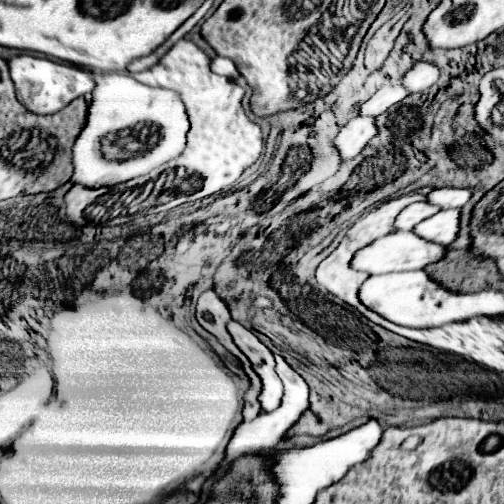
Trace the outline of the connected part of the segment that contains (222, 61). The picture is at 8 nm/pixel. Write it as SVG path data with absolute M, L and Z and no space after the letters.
M218 56L214 58L212 62L212 70L226 76L226 78L238 78L238 70L236 70L236 64L230 60L230 58L224 58L224 56Z

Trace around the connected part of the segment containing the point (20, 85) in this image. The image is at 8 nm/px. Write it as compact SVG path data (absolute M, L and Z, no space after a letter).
M16 56L8 60L8 64L10 64L12 80L16 84L18 100L36 114L54 114L66 108L66 104L70 104L78 96L90 94L94 90L94 78L90 76L90 72L80 70L72 64L62 64L62 62L54 62L48 58L34 58L34 56Z

